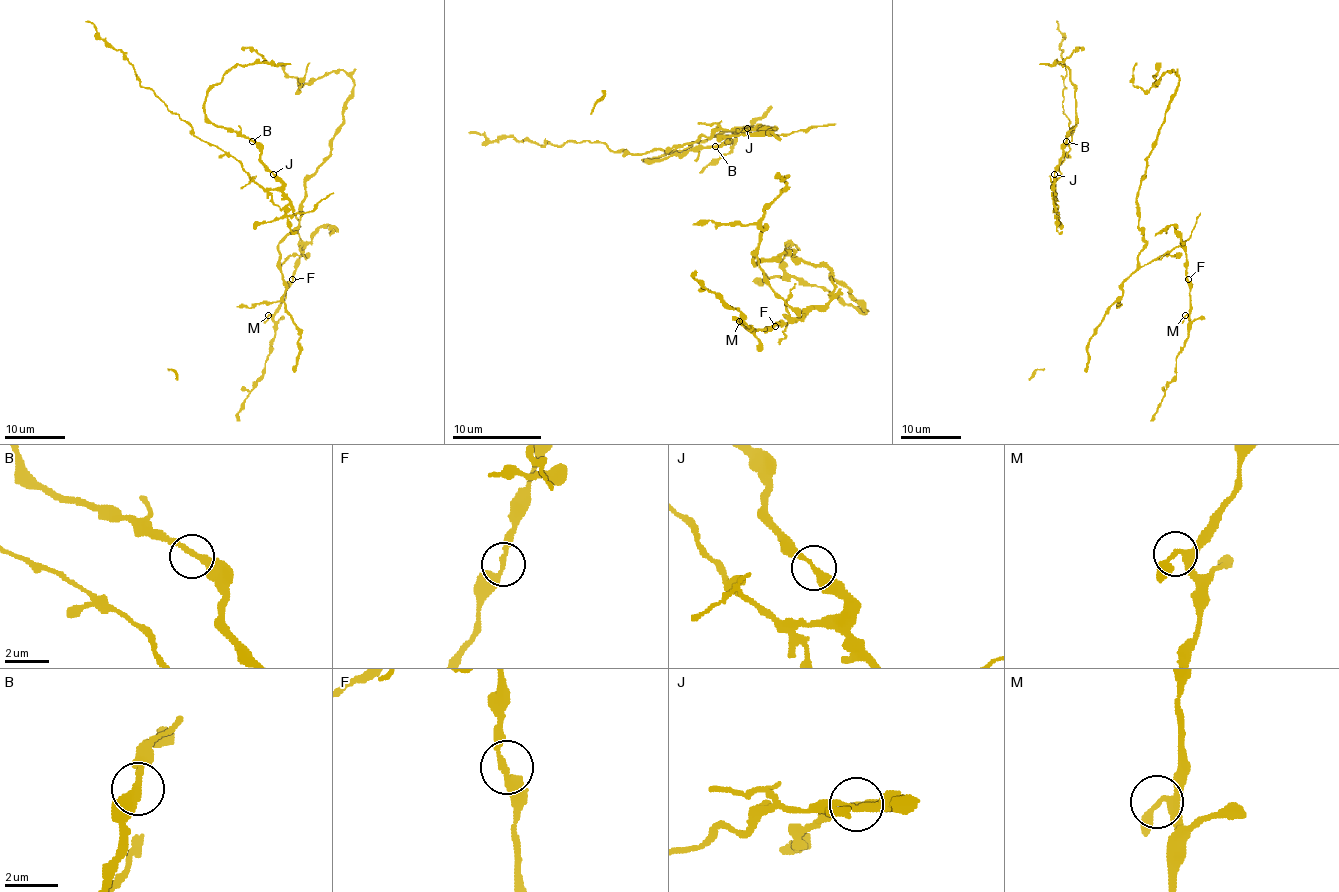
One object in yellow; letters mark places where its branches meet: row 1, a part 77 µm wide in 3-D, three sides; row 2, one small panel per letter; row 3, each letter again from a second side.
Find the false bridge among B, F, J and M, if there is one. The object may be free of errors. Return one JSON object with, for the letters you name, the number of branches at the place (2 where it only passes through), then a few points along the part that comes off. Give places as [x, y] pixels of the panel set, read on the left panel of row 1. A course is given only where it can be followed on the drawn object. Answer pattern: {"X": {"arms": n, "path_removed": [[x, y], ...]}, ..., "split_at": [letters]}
{"J": {"arms": 2, "path_removed": [[273, 174], [282, 185], [262, 188], [234, 158], [200, 140], [140, 85], [128, 58], [86, 22]]}, "split_at": ["J"]}

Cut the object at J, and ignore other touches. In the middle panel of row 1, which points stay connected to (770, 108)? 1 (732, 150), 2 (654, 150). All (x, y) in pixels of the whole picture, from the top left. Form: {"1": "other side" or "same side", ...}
{"1": "same side", "2": "other side"}

